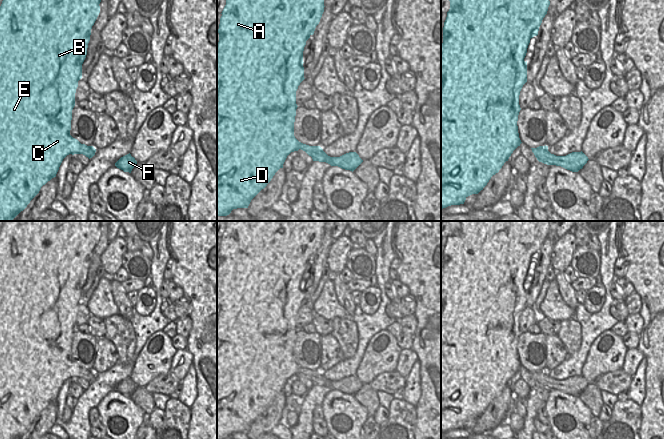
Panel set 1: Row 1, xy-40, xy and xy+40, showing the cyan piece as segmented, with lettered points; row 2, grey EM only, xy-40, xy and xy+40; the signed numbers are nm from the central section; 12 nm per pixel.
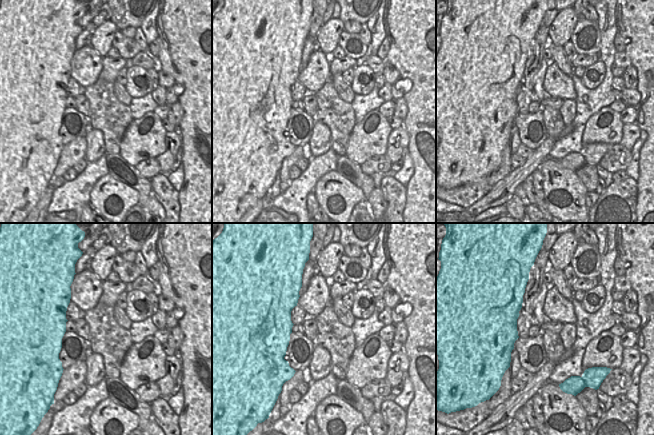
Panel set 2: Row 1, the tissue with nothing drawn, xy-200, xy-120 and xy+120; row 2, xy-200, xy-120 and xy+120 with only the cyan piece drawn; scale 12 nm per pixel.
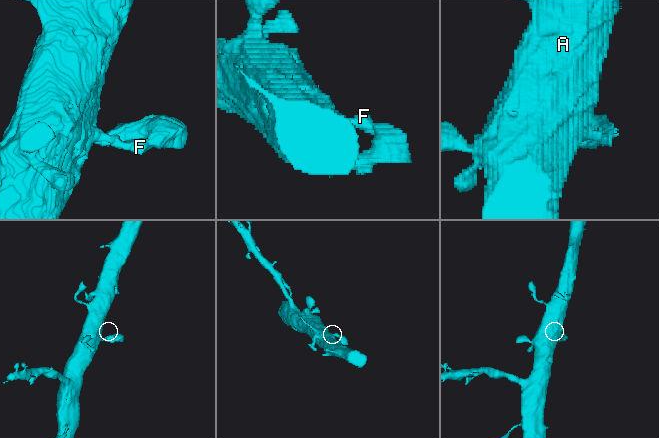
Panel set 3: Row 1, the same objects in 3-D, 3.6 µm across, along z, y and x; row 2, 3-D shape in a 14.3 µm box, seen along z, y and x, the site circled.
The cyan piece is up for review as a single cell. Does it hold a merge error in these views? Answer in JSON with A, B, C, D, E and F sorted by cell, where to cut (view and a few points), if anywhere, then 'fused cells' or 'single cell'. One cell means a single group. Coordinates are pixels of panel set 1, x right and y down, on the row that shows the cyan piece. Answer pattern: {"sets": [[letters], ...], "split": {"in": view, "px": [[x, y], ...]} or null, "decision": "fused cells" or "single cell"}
{"sets": [["A", "B", "C", "D", "E", "F"]], "split": null, "decision": "single cell"}

